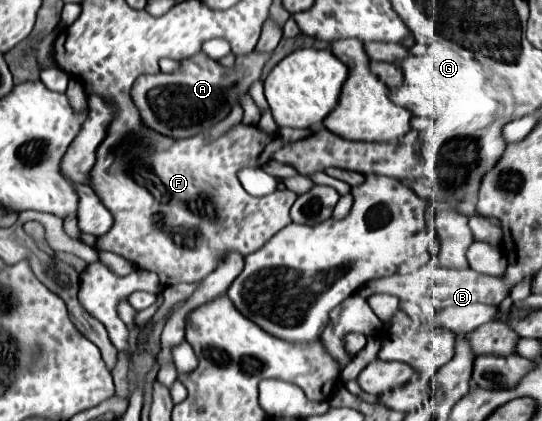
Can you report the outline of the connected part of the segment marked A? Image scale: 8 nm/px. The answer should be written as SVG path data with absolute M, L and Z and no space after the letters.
M199 52L181 60L179 68L171 74L159 72L151 76L139 76L131 88L131 98L147 128L171 138L191 138L229 116L231 108L239 104L239 96L261 78L267 58L267 54L251 52L249 56L237 56L233 68L225 68L205 52Z

